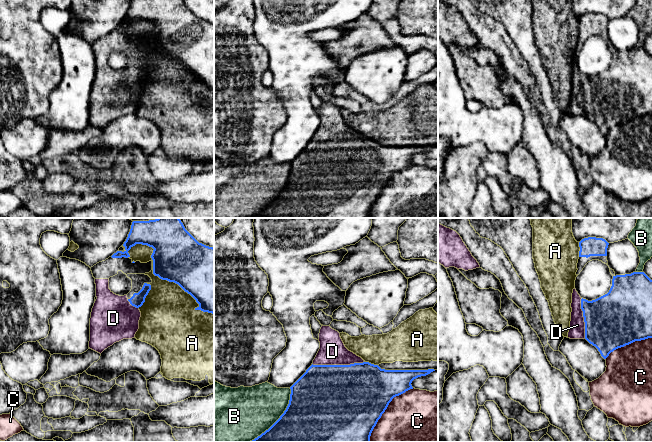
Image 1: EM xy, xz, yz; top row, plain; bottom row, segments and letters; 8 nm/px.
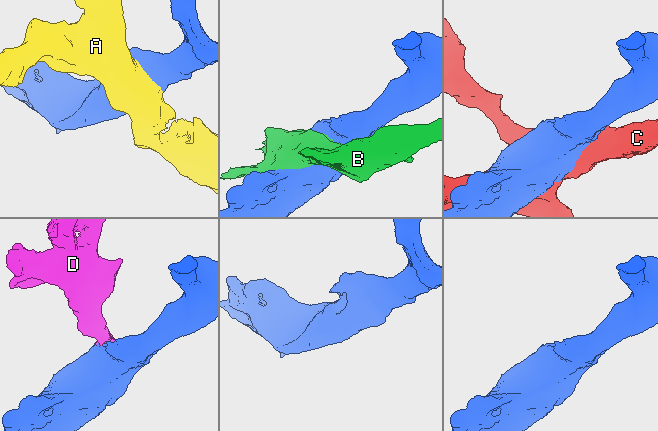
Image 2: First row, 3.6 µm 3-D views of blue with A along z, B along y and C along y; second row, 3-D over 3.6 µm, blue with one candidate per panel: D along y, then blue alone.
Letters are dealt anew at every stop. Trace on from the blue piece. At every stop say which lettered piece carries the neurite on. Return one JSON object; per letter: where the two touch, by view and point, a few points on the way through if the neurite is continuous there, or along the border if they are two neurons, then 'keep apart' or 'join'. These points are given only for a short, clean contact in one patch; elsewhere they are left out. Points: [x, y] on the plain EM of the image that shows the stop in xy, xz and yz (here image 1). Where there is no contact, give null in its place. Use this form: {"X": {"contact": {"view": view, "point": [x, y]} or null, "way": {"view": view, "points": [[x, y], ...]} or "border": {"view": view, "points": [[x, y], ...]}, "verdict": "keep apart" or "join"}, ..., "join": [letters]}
{"A": {"contact": {"view": "xy", "point": [159, 53]}, "verdict": "keep apart"}, "B": {"contact": {"view": "xz", "point": [279, 194]}, "verdict": "keep apart"}, "C": {"contact": {"view": "xz", "point": [385, 185]}, "verdict": "keep apart"}, "D": {"contact": {"view": "xz", "point": [338, 141]}, "verdict": "join"}, "join": ["D"]}

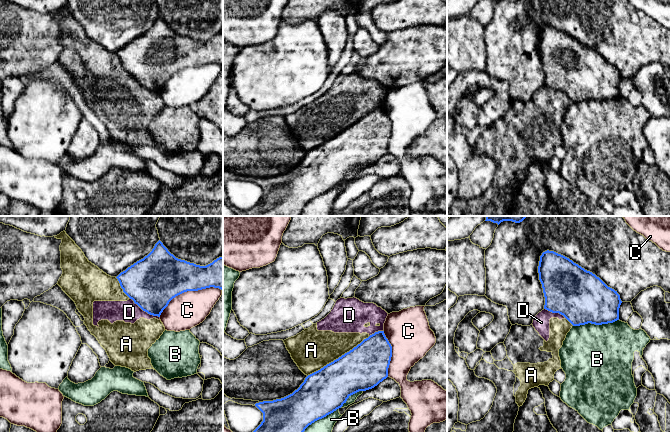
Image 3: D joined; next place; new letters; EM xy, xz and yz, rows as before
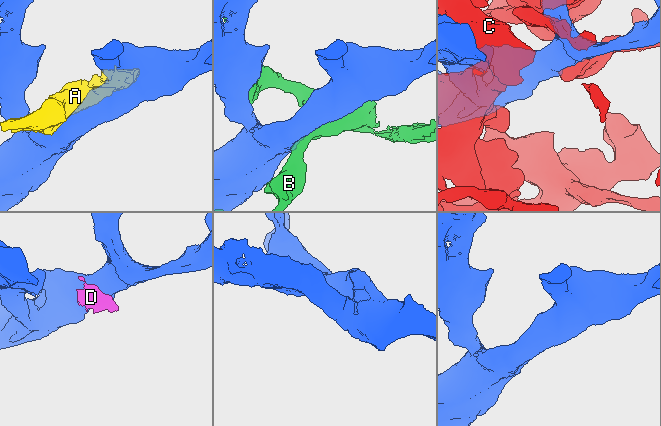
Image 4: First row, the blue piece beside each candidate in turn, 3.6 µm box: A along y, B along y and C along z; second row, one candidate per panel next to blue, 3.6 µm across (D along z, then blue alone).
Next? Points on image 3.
{"A": {"contact": {"view": "xz", "point": [339, 133]}, "verdict": "keep apart"}, "B": {"contact": {"view": "yz", "point": [595, 100]}, "verdict": "keep apart"}, "C": {"contact": {"view": "xy", "point": [188, 66]}, "verdict": "keep apart"}, "D": {"contact": {"view": "xy", "point": [144, 86]}, "border": {"view": "xy", "points": [[129, 73], [143, 86], [159, 93]]}, "verdict": "keep apart"}, "join": []}

